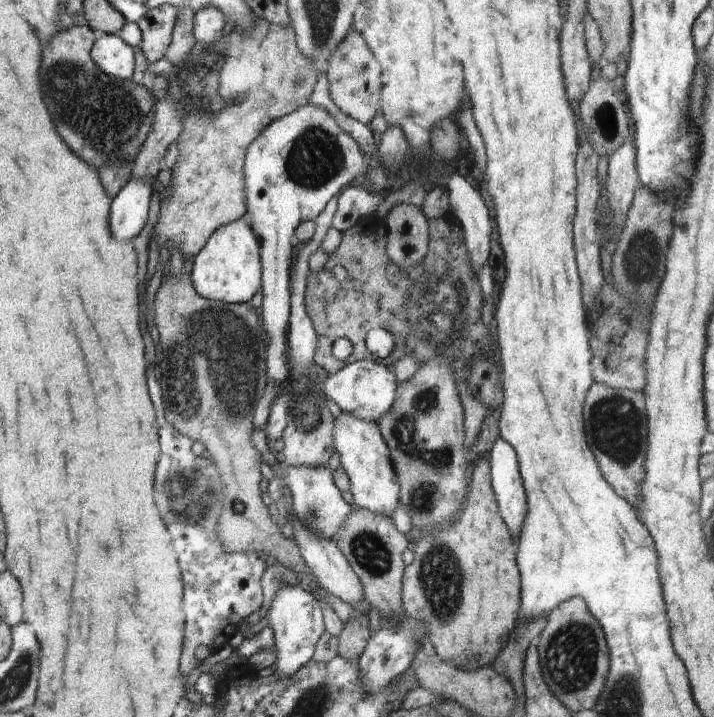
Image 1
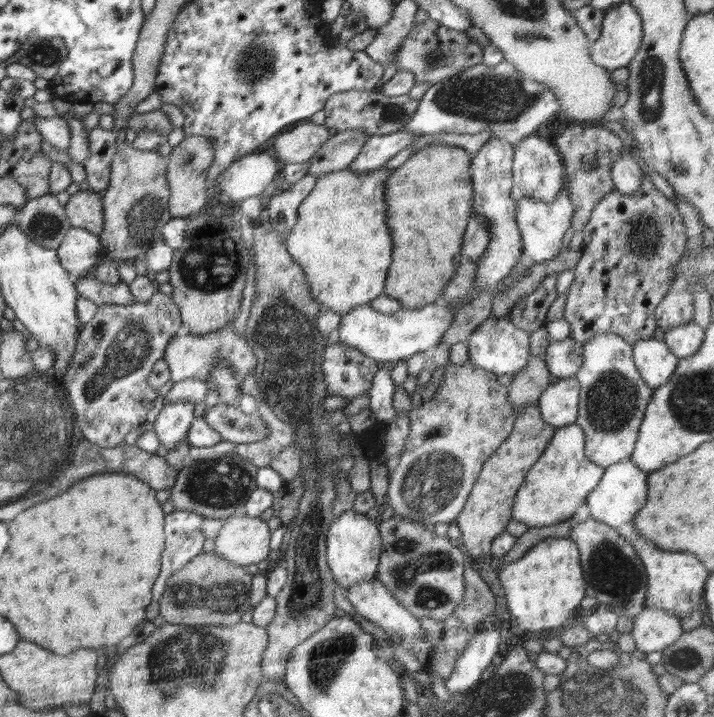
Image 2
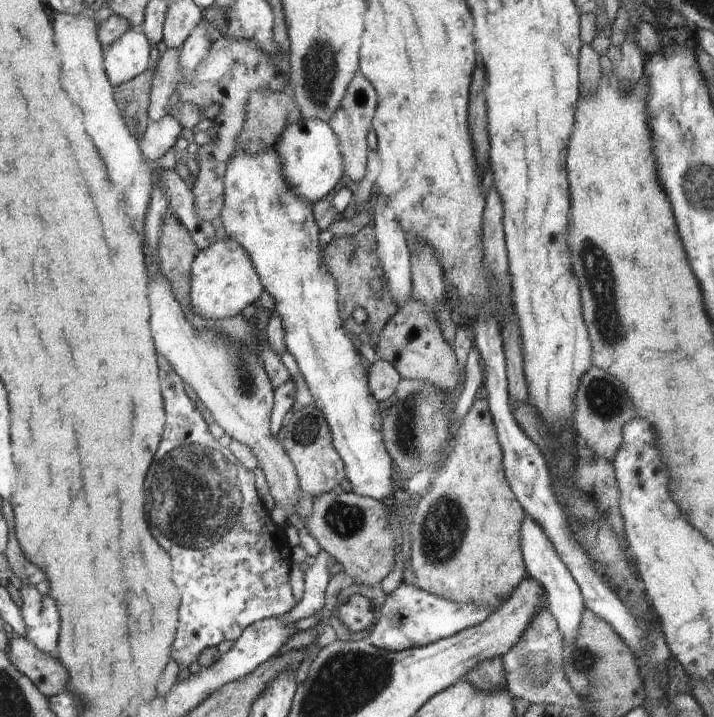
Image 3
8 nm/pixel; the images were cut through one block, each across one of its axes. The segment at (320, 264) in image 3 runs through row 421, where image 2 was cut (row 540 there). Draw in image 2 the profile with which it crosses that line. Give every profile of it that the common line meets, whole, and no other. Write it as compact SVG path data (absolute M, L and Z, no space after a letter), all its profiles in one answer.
M353 508L337 516L330 527L326 539L326 559L332 576L345 589L360 581L377 578L382 539L379 526L364 513L357 513Z

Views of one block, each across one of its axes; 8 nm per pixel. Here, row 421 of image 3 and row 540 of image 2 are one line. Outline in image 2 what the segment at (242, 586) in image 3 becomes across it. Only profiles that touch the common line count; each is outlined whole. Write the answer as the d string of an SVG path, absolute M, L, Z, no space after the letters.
M176 509L165 515L166 550L162 552L160 576L152 588L154 600L158 600L162 596L166 580L174 570L180 569L203 552L206 537L202 534L201 526L204 518L190 510Z

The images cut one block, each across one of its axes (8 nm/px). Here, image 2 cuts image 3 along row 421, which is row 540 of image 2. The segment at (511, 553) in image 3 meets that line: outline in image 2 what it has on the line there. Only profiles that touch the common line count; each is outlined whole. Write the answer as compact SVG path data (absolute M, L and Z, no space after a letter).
M538 404L524 407L516 415L514 429L498 450L484 462L462 512L458 515L457 525L462 533L461 547L467 557L480 557L491 553L492 541L506 530L512 518L514 497L530 467L546 450L555 429L544 423Z

